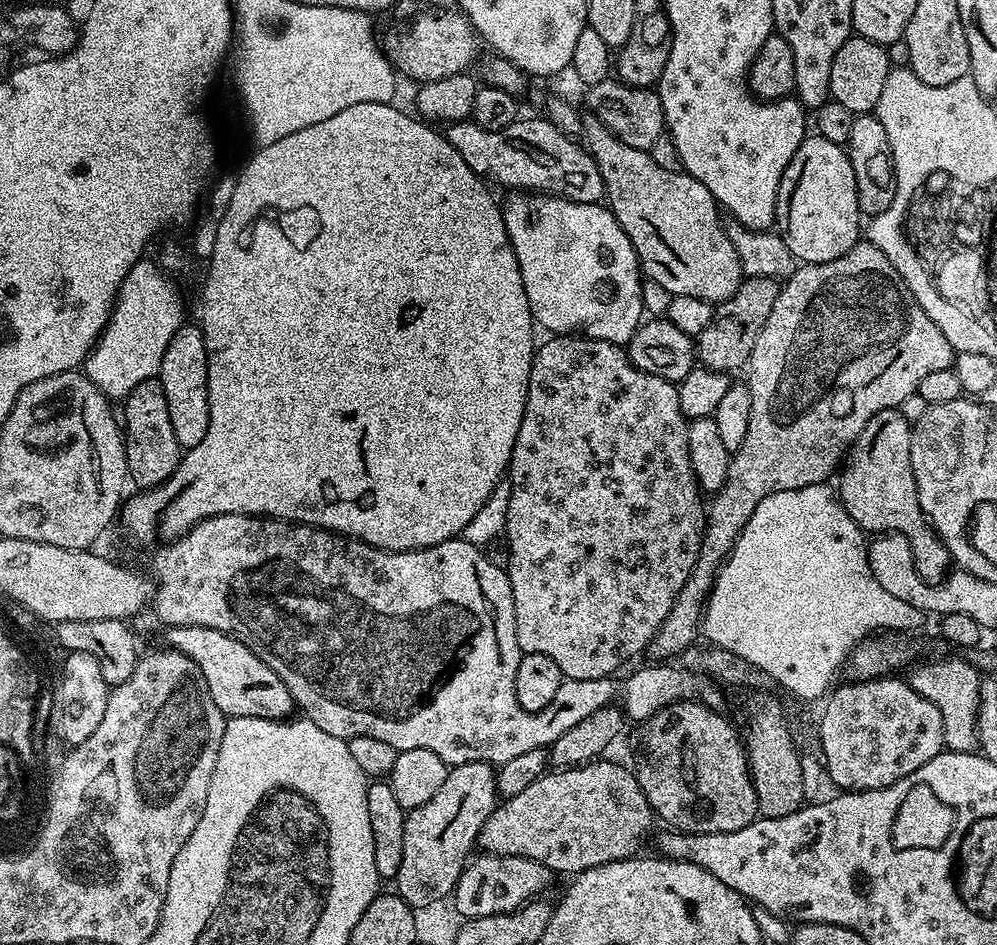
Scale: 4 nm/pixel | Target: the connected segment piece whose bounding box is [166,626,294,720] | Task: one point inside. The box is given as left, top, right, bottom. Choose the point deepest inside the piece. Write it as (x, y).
(241, 684)

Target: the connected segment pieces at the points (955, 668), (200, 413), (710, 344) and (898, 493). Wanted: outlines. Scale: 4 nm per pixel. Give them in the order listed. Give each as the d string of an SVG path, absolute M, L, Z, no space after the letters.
M948 656L945 660L928 660L920 664L910 675L912 688L922 694L934 706L938 706L938 714L942 714L942 730L944 731L944 747L950 752L976 752L976 713L980 710L981 673L971 668L964 660Z
M181 323L174 338L170 338L170 346L166 346L166 354L162 354L158 379L162 390L166 390L166 407L170 410L170 426L174 426L174 438L178 438L181 449L198 446L198 442L206 438L206 426L210 426L210 402L206 342L202 330L195 323Z
M750 276L741 280L738 290L730 298L715 305L710 326L695 337L696 354L699 363L715 372L735 373L735 368L743 369L750 358L750 350L754 350L762 326L766 326L766 318L770 318L770 309L778 299L781 281Z
M887 408L874 414L874 418L866 422L839 473L838 499L850 518L854 518L856 525L863 528L865 533L904 533L912 545L912 558L916 562L918 574L926 582L936 584L947 577L950 557L936 531L931 526L926 526L926 517L920 510L918 490L910 466L912 424L902 413L903 411Z

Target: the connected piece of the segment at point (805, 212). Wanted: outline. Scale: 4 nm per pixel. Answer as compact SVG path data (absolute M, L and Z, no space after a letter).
M818 134L805 136L797 152L790 158L778 186L775 227L779 236L790 246L790 254L806 264L821 264L842 258L862 240L862 213L858 202L858 186L854 182L854 166L850 166L847 151Z

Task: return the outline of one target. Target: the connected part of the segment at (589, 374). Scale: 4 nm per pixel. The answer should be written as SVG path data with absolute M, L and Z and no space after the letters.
M556 334L535 349L530 366L530 382L526 394L526 410L518 438L514 442L512 461L508 463L507 479L511 481L509 510L503 535L508 538L508 564L506 571L512 587L516 637L521 653L533 652L554 658L558 670L568 680L606 678L616 674L627 660L643 653L652 643L654 634L662 626L666 614L674 606L704 541L706 500L690 462L688 449L689 421L678 406L678 387L673 381L658 378L638 370L628 361L627 351L619 344L589 340L575 334Z

